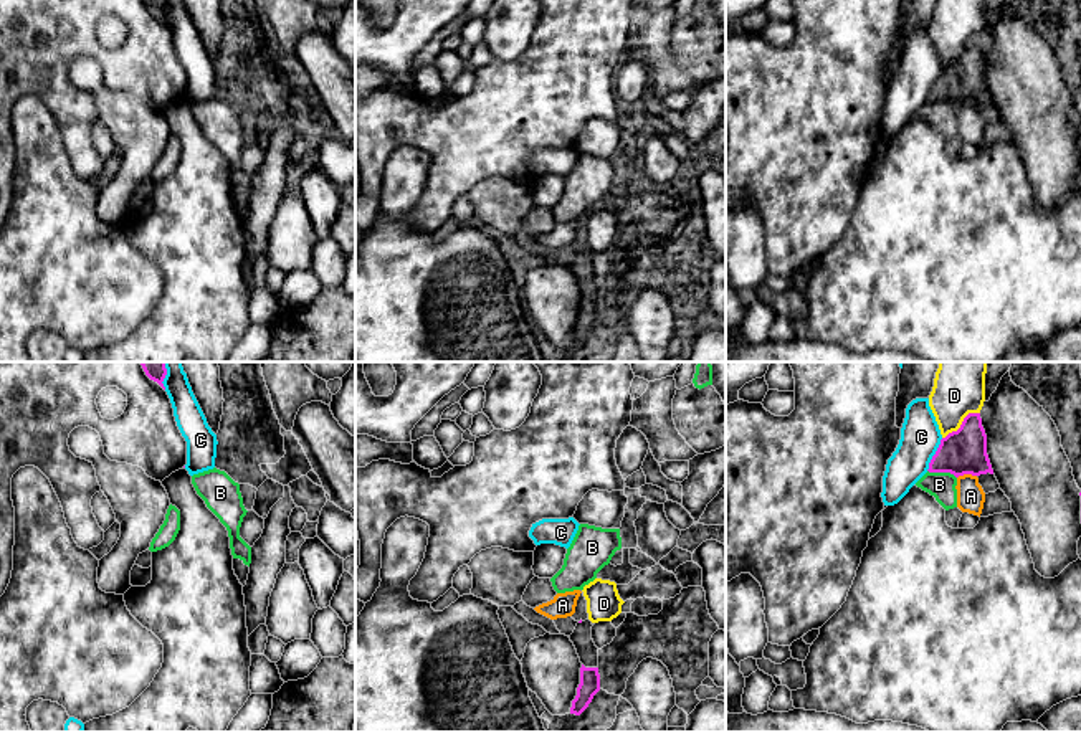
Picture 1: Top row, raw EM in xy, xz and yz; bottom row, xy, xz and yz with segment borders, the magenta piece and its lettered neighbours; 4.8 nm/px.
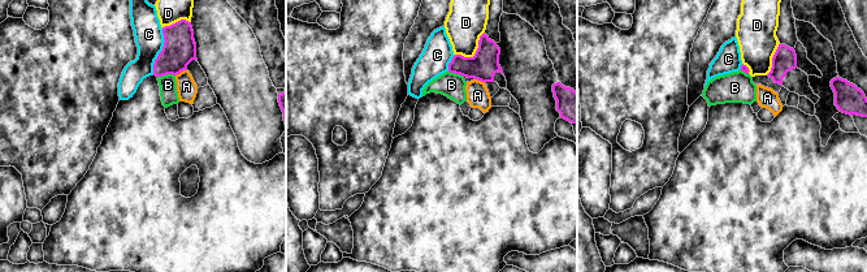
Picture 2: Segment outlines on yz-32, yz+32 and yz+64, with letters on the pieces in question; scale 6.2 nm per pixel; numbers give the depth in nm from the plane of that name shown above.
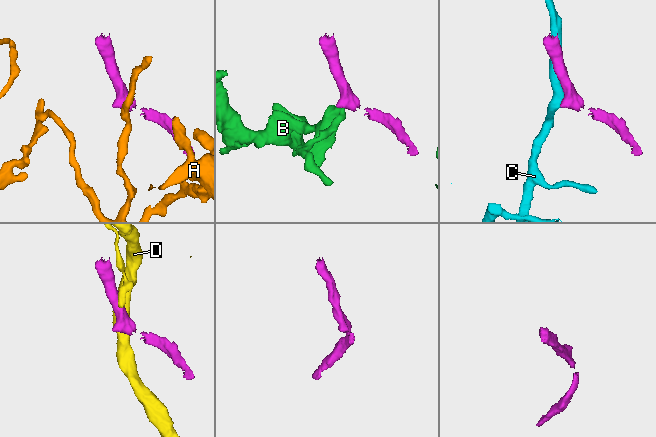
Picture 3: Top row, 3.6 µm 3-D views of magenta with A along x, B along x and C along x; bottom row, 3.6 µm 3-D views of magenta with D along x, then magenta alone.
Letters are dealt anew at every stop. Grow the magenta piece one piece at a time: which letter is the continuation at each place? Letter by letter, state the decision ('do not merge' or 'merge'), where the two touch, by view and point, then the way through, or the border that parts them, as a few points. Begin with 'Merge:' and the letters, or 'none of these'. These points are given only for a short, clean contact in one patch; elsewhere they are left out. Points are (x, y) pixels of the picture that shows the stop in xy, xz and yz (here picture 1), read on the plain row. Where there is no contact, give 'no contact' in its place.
Merge: none of these
A: do not merge; contact yz (966, 103); border yz (976, 104), (961, 104), (957, 108)
B: do not merge; contact yz (942, 101); border yz (928, 99), (951, 103), (956, 108)
C: do not merge; contact yz (934, 85)
D: do not merge; contact yz (962, 53)

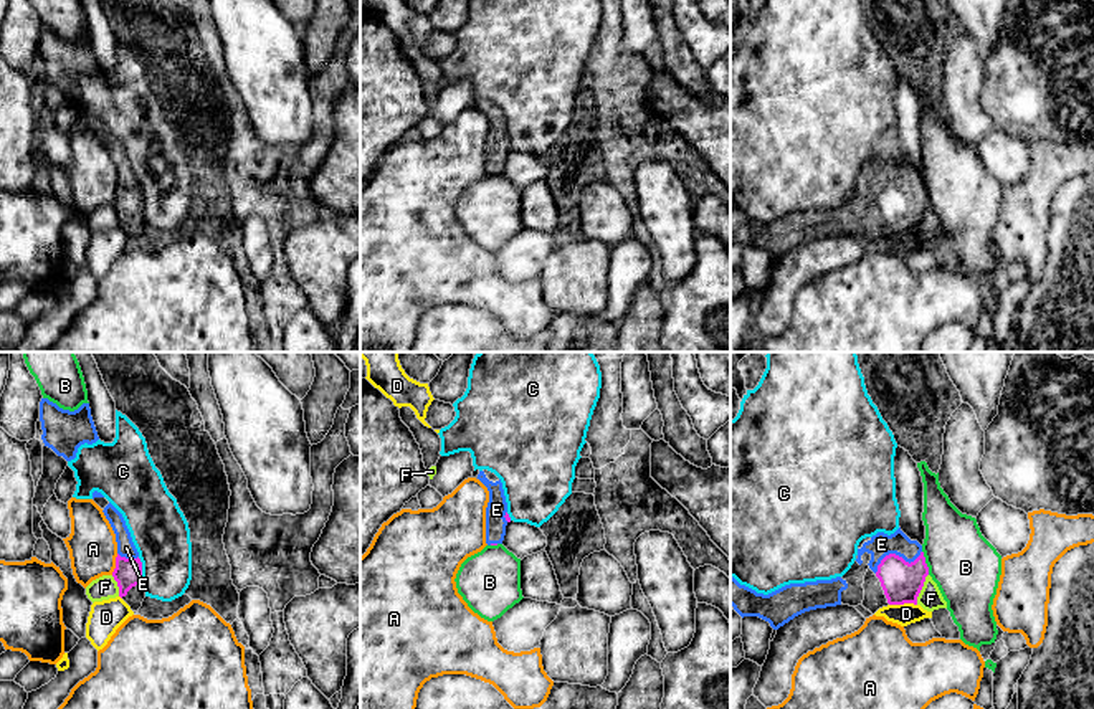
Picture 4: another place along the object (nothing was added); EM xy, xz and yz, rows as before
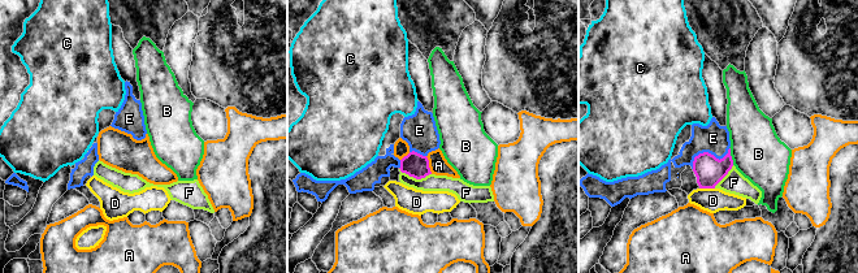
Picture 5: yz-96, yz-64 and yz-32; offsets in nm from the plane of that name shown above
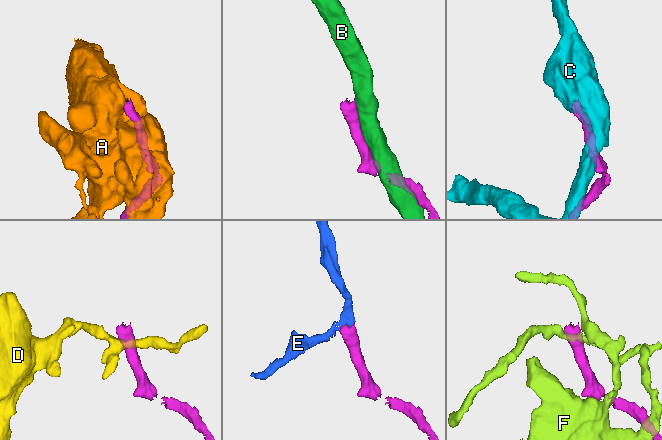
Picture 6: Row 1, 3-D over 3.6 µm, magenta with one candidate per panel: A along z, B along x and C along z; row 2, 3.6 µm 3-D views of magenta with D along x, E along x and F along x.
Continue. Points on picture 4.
Merge: E
A: do not merge; contact xy (116, 194)
B: do not merge; contact yz (924, 192)
C: do not merge; contact xy (141, 200); border xy (137, 187), (142, 214)
D: do not merge; contact yz (903, 233); border yz (916, 233), (889, 235)
E: merge; contact yz (896, 185); way yz (901, 210), (901, 195), (896, 185), (881, 174)
F: do not merge; contact yz (921, 218); border yz (927, 204), (916, 233)

